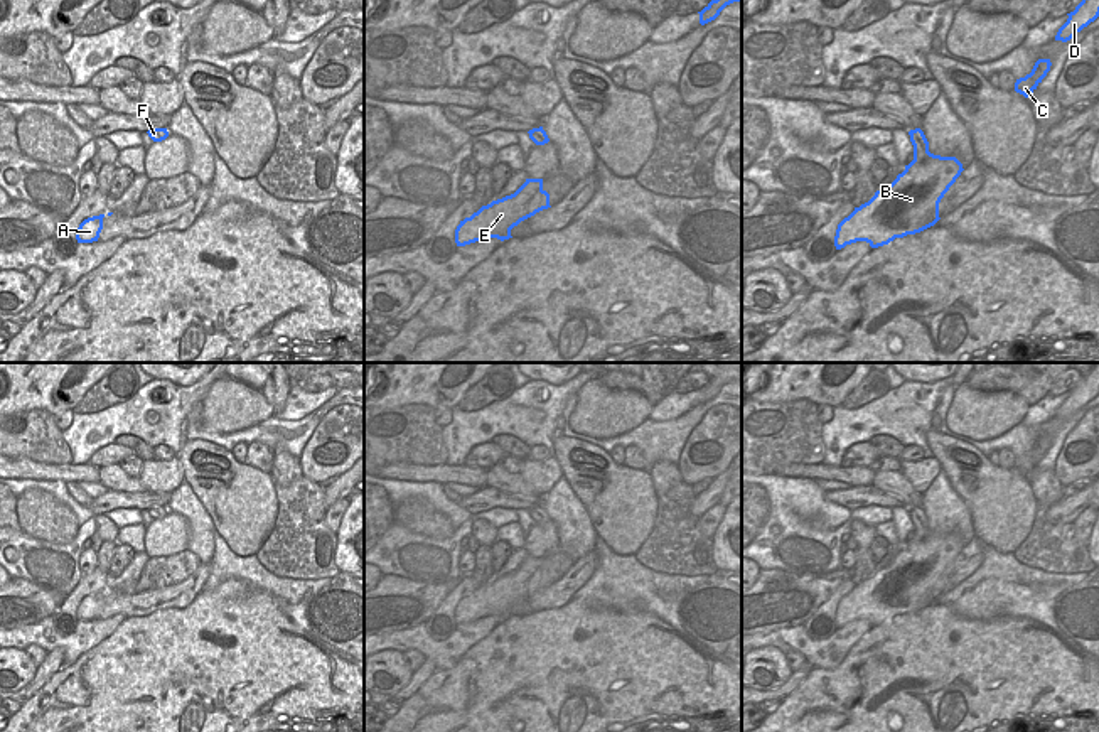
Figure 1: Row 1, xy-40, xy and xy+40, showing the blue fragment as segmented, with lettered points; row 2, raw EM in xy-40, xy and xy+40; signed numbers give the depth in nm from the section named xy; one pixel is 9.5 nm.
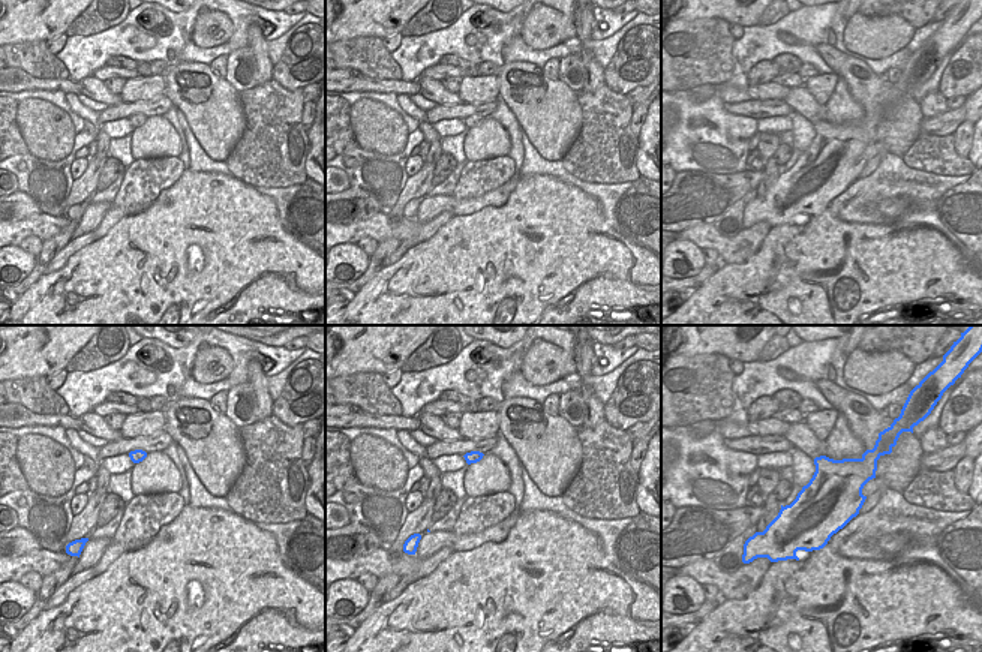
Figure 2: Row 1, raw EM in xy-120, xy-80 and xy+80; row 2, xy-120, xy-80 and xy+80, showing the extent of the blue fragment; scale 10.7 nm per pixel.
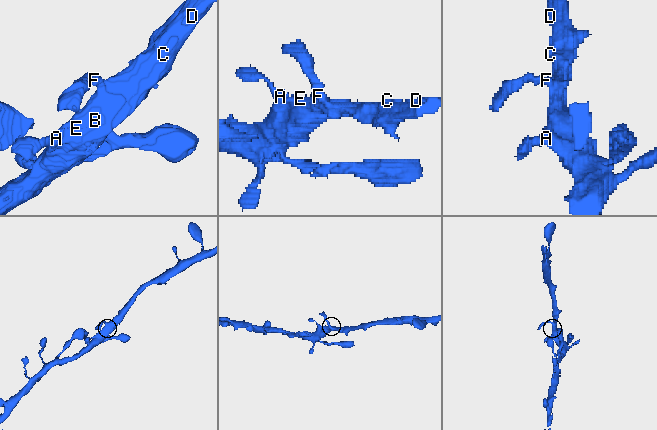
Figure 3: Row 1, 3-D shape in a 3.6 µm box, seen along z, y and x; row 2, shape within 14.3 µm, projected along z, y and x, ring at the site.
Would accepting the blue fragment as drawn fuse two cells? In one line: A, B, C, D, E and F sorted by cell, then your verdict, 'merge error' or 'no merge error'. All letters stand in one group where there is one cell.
A B C D E F; no merge error

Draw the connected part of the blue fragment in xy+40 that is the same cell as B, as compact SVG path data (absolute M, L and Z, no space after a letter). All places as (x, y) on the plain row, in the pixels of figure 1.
M920 506L909 513L914 538L887 567L877 568L838 602L836 627L856 619L878 626L895 616L920 611L941 597L939 580L964 548L962 541L956 535L930 531Z

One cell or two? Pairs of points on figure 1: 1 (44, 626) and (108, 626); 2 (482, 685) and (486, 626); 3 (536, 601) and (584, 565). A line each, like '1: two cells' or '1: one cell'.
1: one cell
2: two cells
3: one cell

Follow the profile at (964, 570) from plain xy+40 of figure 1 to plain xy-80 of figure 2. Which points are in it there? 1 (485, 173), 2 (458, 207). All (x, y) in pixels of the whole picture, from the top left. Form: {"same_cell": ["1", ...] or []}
{"same_cell": ["2"]}

